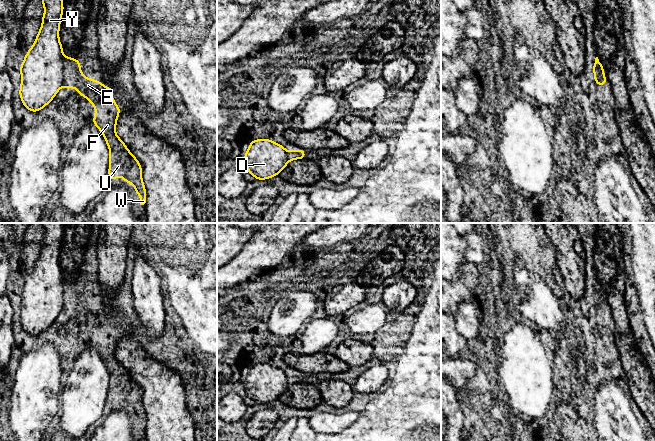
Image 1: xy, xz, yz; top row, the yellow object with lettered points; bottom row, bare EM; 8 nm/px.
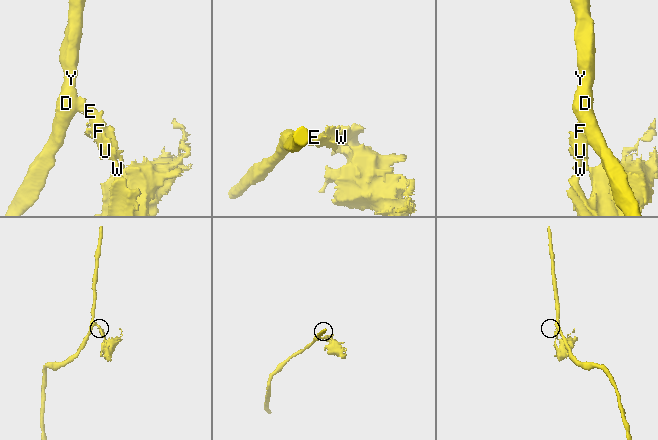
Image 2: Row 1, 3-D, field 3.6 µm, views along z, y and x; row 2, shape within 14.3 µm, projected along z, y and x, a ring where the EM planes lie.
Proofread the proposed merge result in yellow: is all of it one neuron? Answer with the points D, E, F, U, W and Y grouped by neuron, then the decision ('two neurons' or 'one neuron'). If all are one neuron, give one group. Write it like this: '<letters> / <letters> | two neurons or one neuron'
D Y / E F U W | two neurons

